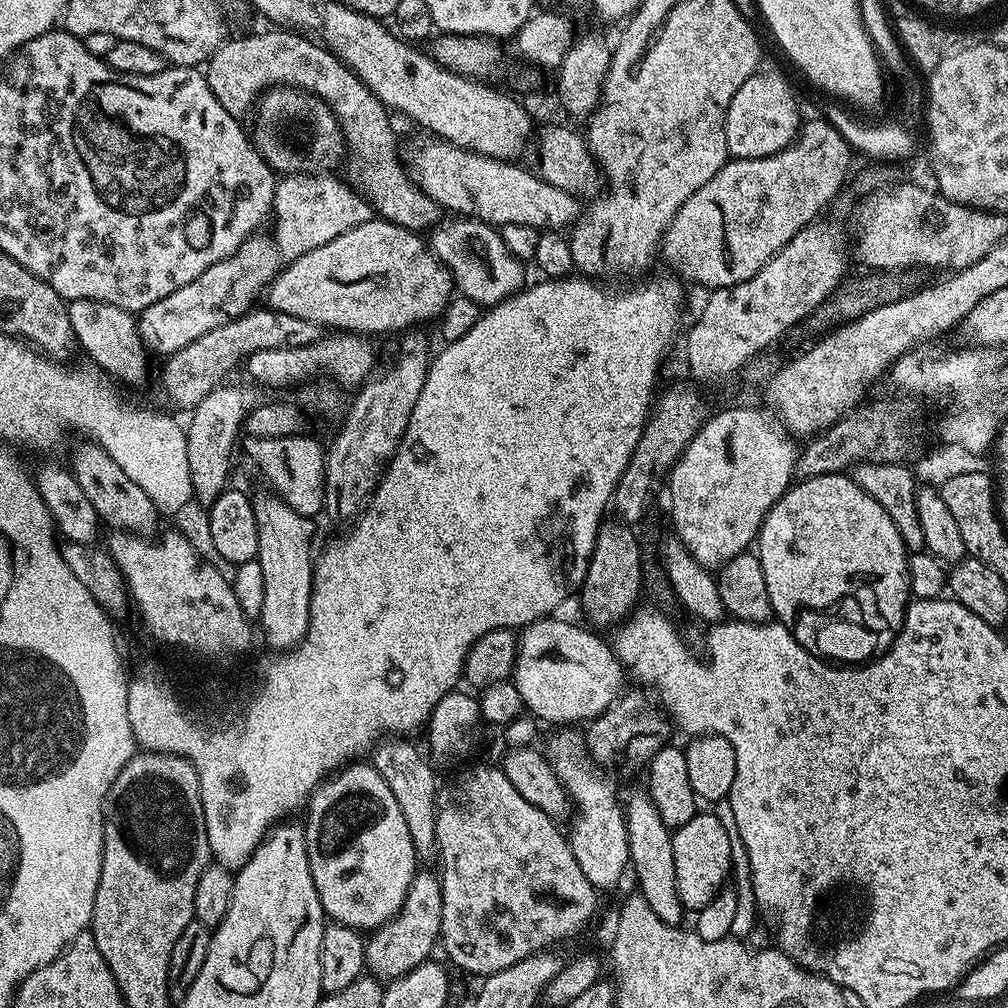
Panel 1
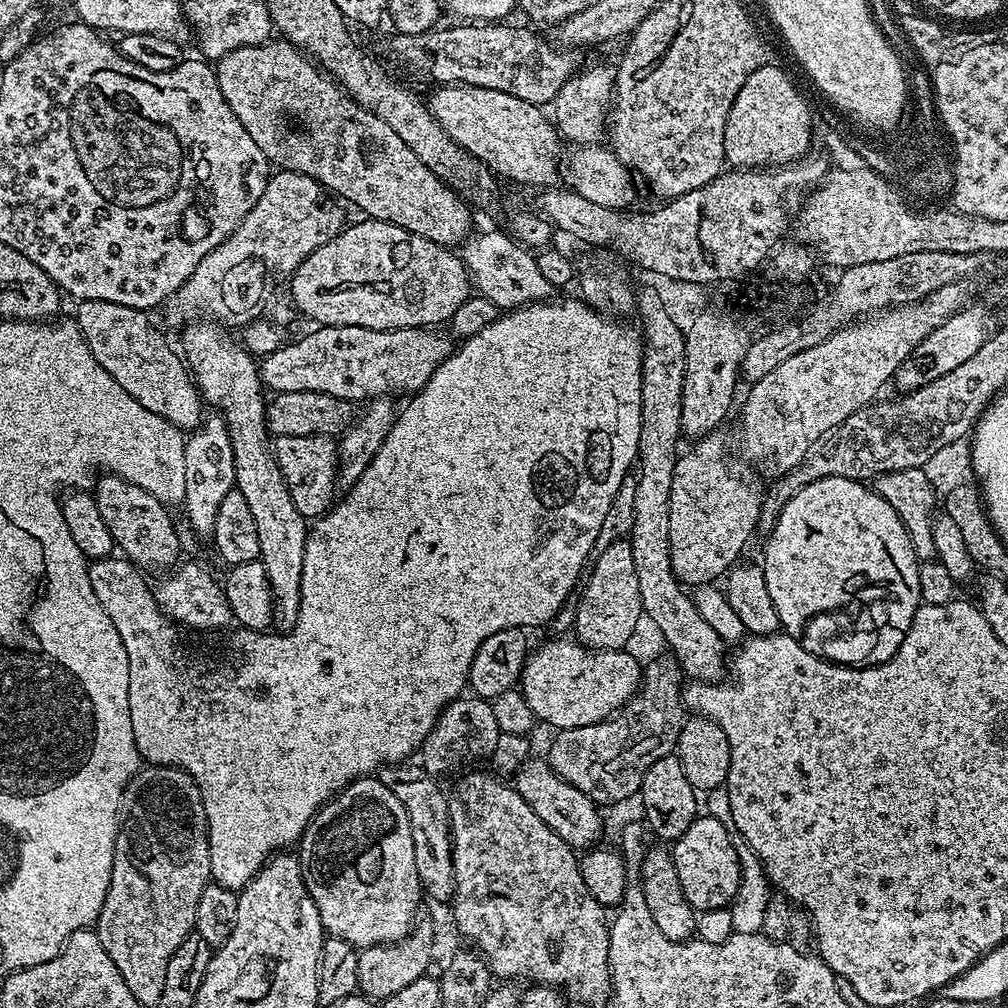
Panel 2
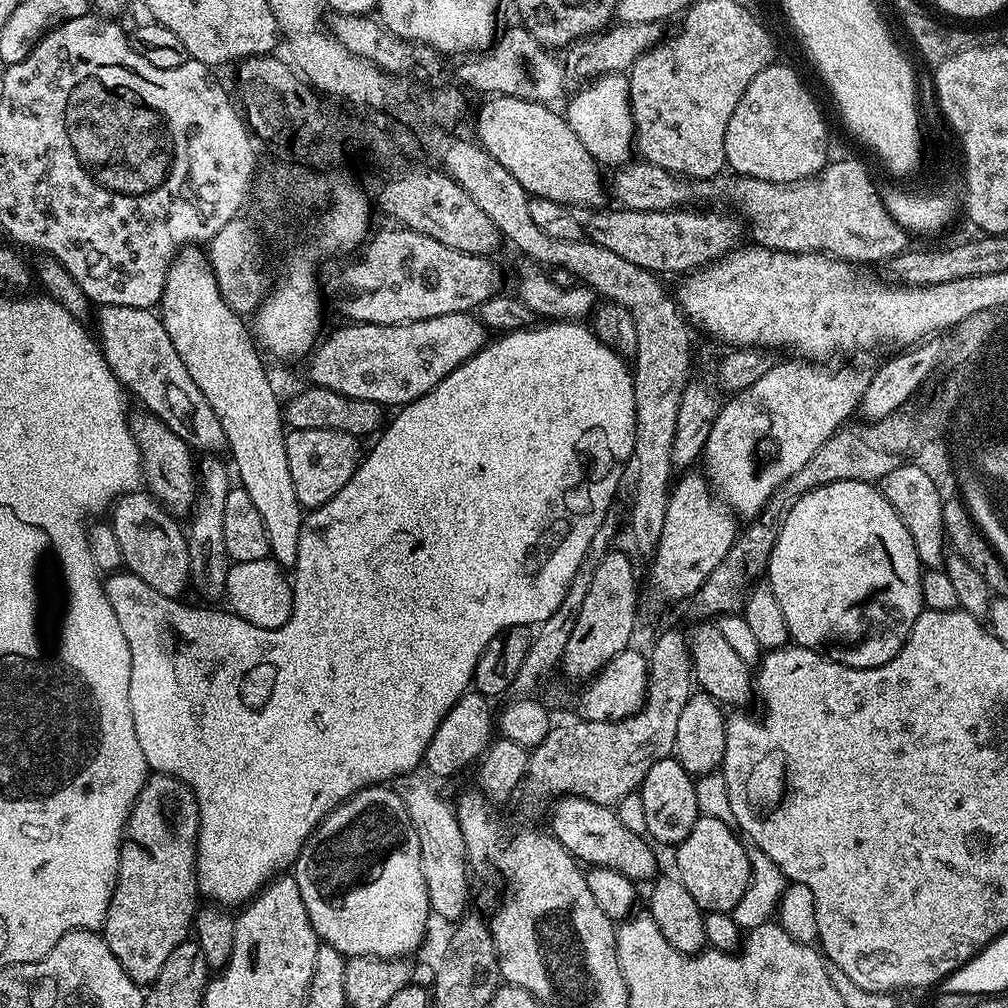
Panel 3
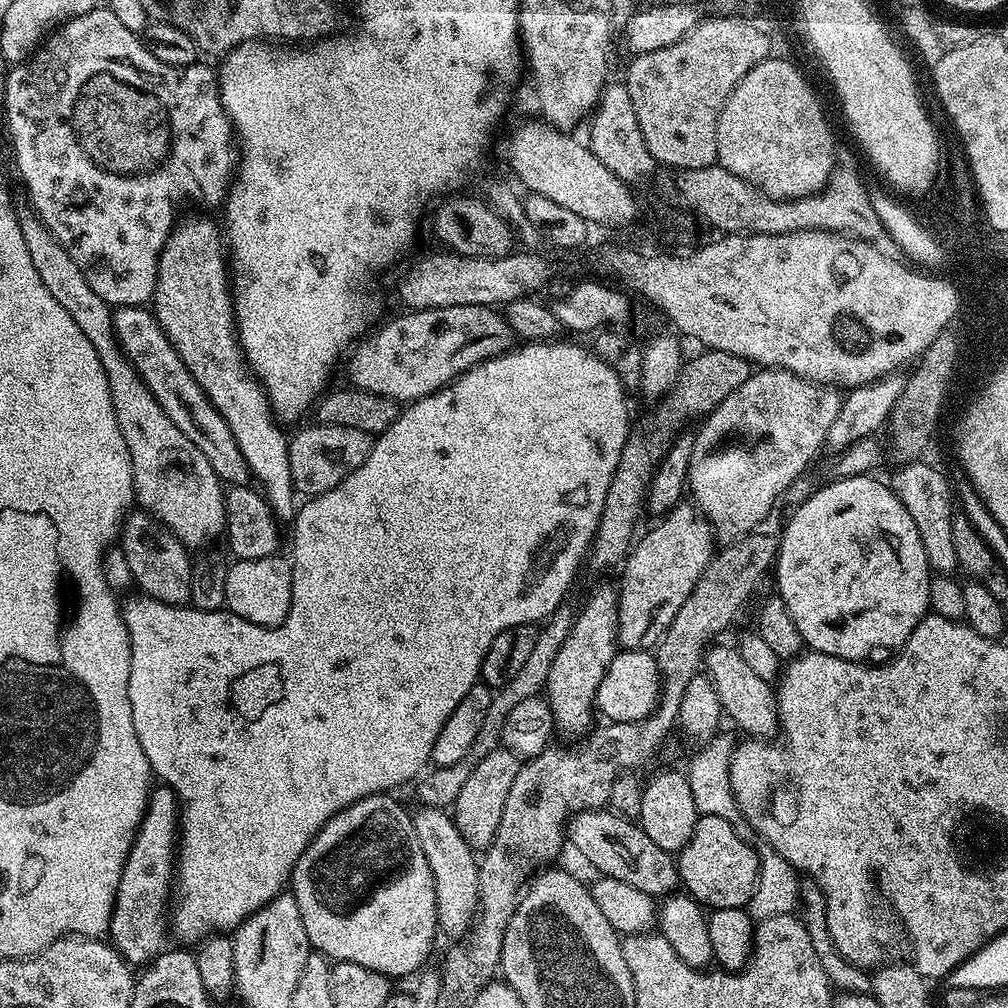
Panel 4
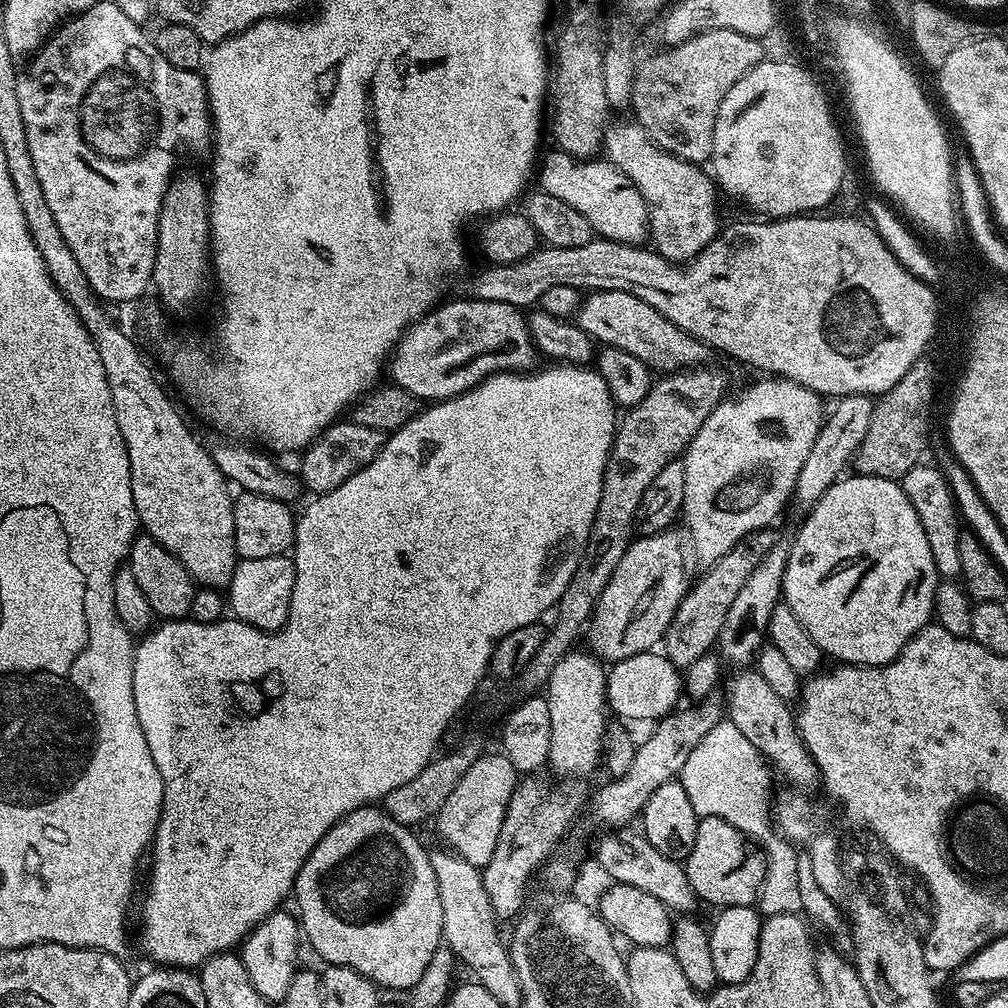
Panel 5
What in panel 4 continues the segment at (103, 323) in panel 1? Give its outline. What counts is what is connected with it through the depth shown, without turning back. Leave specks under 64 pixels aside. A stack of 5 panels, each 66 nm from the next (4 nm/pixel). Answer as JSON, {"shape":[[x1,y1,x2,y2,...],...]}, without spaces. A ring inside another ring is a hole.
{"shape":[[117,307,112,313,112,325,116,331,116,338,120,341,120,348,126,358,138,370,142,382,154,394,158,406,166,410,170,422,206,454,206,462,214,466,214,474,228,486,244,486,249,483,250,473,246,466,246,458,242,458,242,450,238,450,238,442,234,442,234,434,226,426,222,414,208,401,208,396,200,389,198,382,186,370,182,358,174,350,174,346,160,329,156,317,147,307,134,308]]}

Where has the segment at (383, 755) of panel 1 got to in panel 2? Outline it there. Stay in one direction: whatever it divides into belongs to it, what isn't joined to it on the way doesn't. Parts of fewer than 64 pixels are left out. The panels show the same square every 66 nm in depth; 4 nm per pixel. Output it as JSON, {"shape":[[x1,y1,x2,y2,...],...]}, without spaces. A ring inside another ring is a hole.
{"shape":[[419,763,390,764,378,772,378,778,402,802,406,818,410,818,410,834,414,838,414,866,418,866,421,889,432,900,451,901,454,890,452,861,452,827,448,821,448,797,440,789,437,777,431,776]]}

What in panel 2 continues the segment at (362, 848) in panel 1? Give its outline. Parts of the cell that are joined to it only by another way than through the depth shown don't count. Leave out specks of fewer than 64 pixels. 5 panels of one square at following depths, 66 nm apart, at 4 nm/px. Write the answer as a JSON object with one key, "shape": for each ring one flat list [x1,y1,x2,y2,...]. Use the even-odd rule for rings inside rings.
{"shape":[[365,778,347,784,341,792,336,793,328,803,318,809,316,817,308,823,304,835,298,841,298,855,302,878,306,882,306,890,310,894,310,898,314,898,314,906,318,906,318,918,322,918,322,926,328,936,342,938,359,950,375,944,394,944,396,941,404,939,412,931,414,921,417,919,417,917,415,918,416,907,420,904,420,896,422,900,422,889,418,878,418,866,414,866,414,838,410,834,410,818,406,818,406,810,402,806,402,802,398,802,398,798,394,798,394,794,390,794,390,790,386,790,386,786,379,778]]}

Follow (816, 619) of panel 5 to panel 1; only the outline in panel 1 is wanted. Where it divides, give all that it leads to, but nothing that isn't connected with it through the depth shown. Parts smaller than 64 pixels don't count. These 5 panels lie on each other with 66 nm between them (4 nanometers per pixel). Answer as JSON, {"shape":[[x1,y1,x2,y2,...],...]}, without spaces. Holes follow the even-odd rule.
{"shape":[[851,475,815,476,809,480,800,480,793,483,776,505,768,511,762,522,758,537,758,555,762,566,762,574,766,574,766,594,770,598,772,615,779,623,792,626,796,621,797,613,801,609,829,609,844,597,853,595,859,584,868,584,871,580,876,580,877,602,884,604,885,609,883,608,883,611,885,613,887,613,886,611,892,612,892,616,890,615,891,623,899,626,904,622,904,612,908,609,910,603,910,578,908,577,908,557,910,553,898,534,898,526,894,526,894,522,890,522,890,514,886,514,886,510,882,510,882,506,878,506,878,502,874,502,874,498,870,498,870,494,866,494,866,490,857,486,852,481]]}

